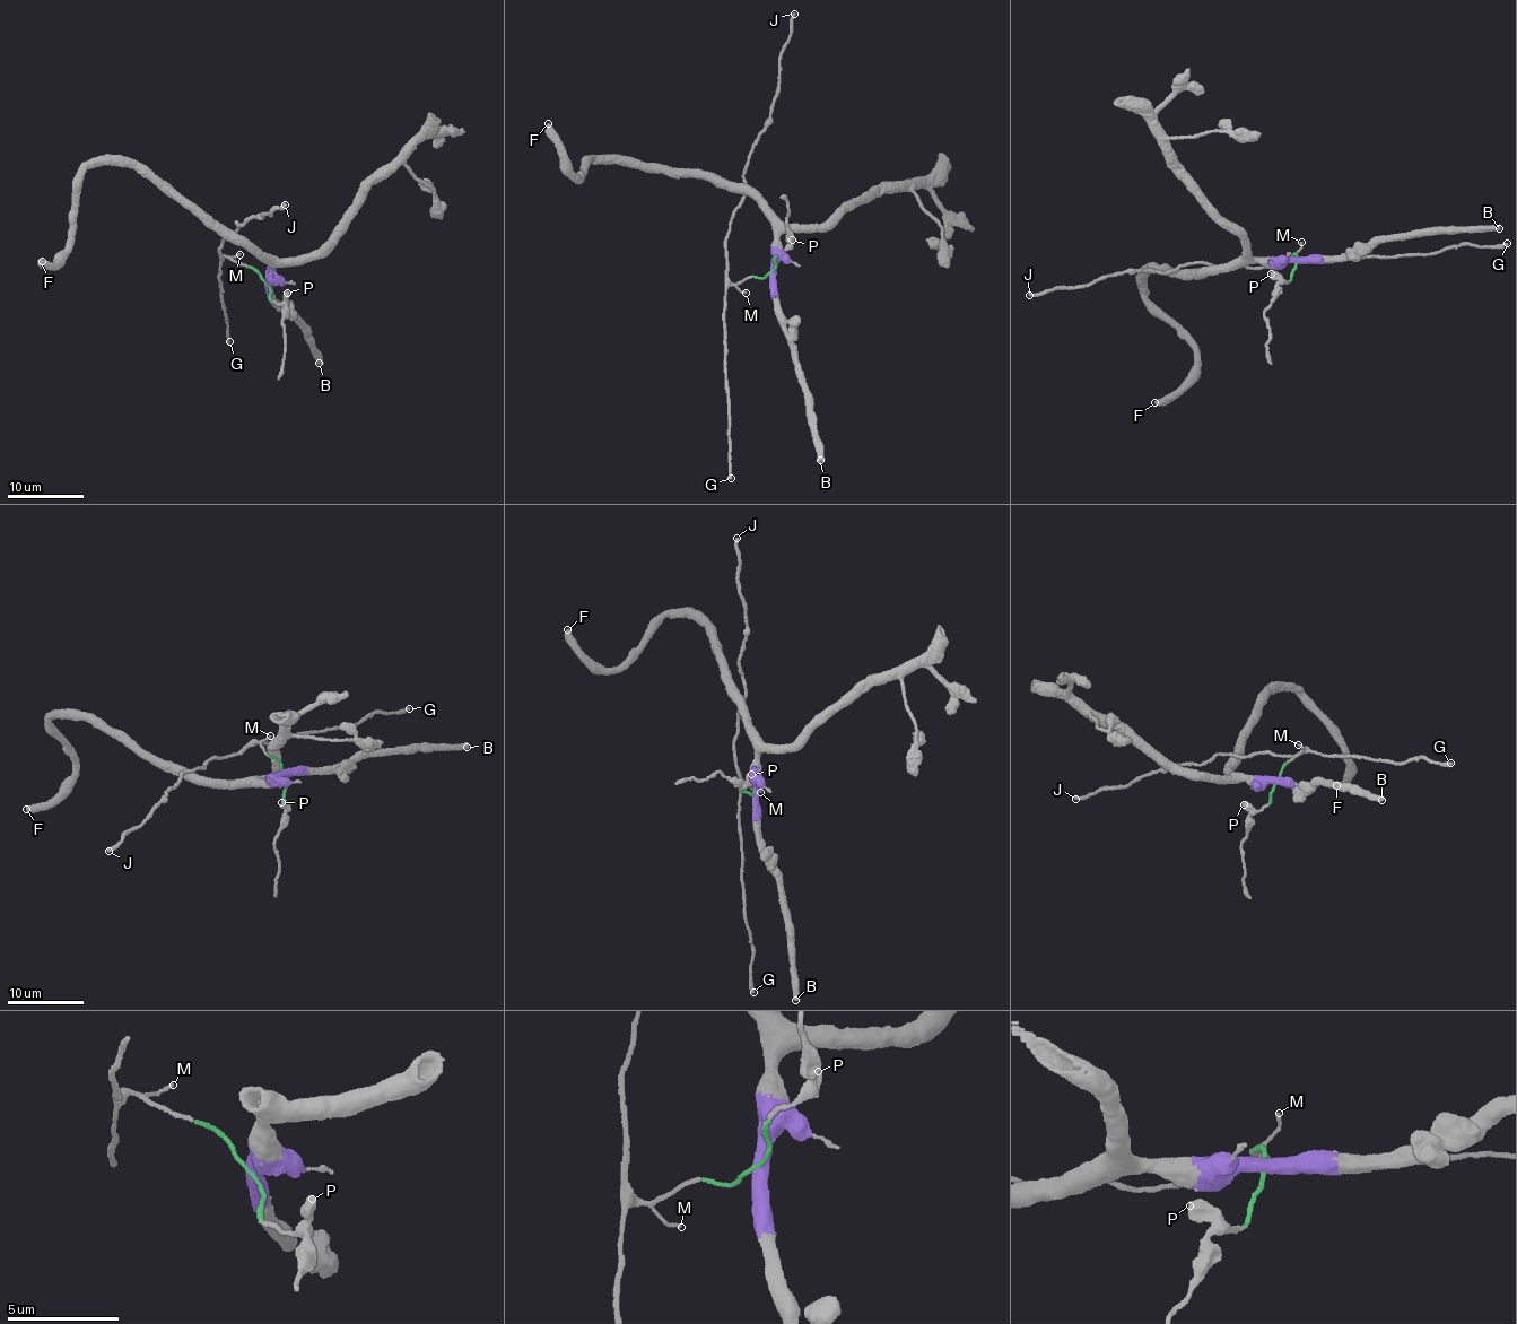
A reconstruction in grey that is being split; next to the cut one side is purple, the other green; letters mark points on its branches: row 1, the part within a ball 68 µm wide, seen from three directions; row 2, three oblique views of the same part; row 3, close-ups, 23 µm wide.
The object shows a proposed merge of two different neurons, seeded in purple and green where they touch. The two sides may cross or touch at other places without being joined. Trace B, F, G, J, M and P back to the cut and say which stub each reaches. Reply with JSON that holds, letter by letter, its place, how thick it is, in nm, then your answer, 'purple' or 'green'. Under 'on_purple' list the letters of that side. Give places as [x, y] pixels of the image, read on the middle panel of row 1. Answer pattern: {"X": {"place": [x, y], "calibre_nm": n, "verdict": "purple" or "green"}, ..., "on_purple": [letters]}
{"B": {"place": [820, 460], "calibre_nm": 500, "verdict": "purple"}, "F": {"place": [548, 123], "calibre_nm": 480, "verdict": "purple"}, "G": {"place": [731, 478], "calibre_nm": 200, "verdict": "green"}, "J": {"place": [794, 14], "calibre_nm": 240, "verdict": "green"}, "M": {"place": [746, 293], "calibre_nm": 120, "verdict": "green"}, "P": {"place": [792, 240], "calibre_nm": 550, "verdict": "green"}, "on_purple": ["B", "F"]}

